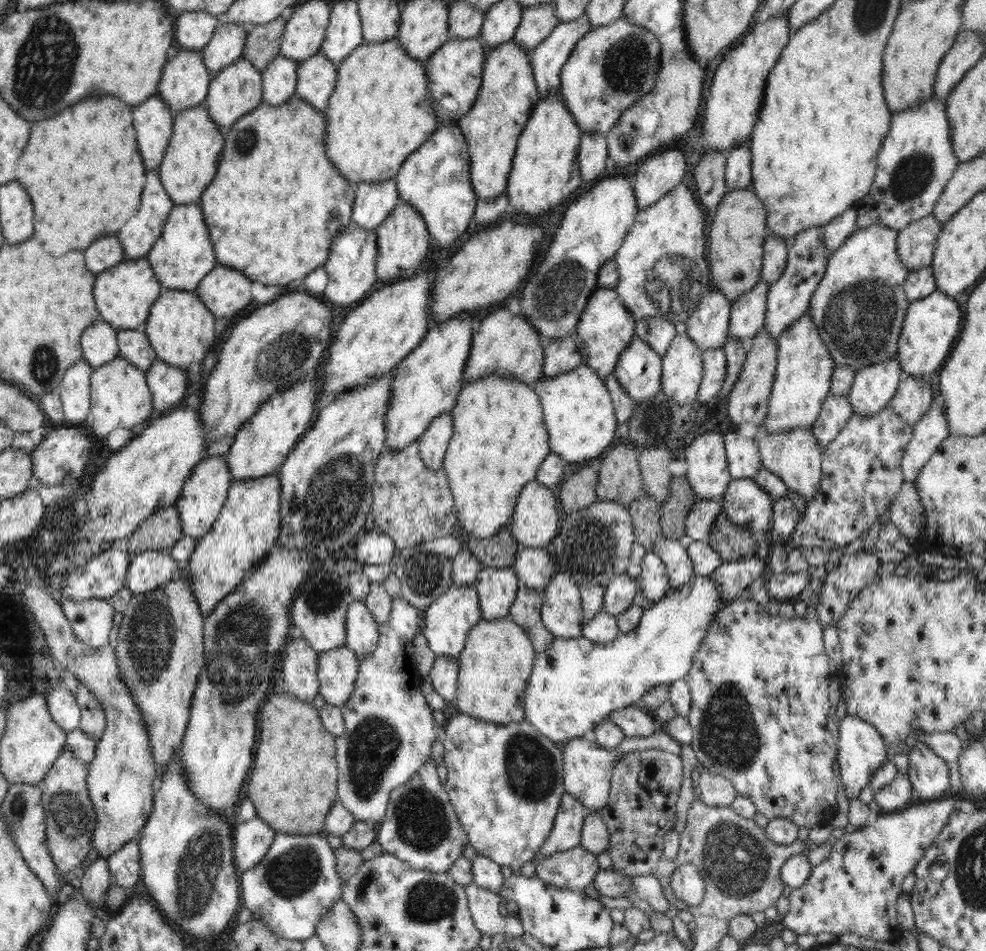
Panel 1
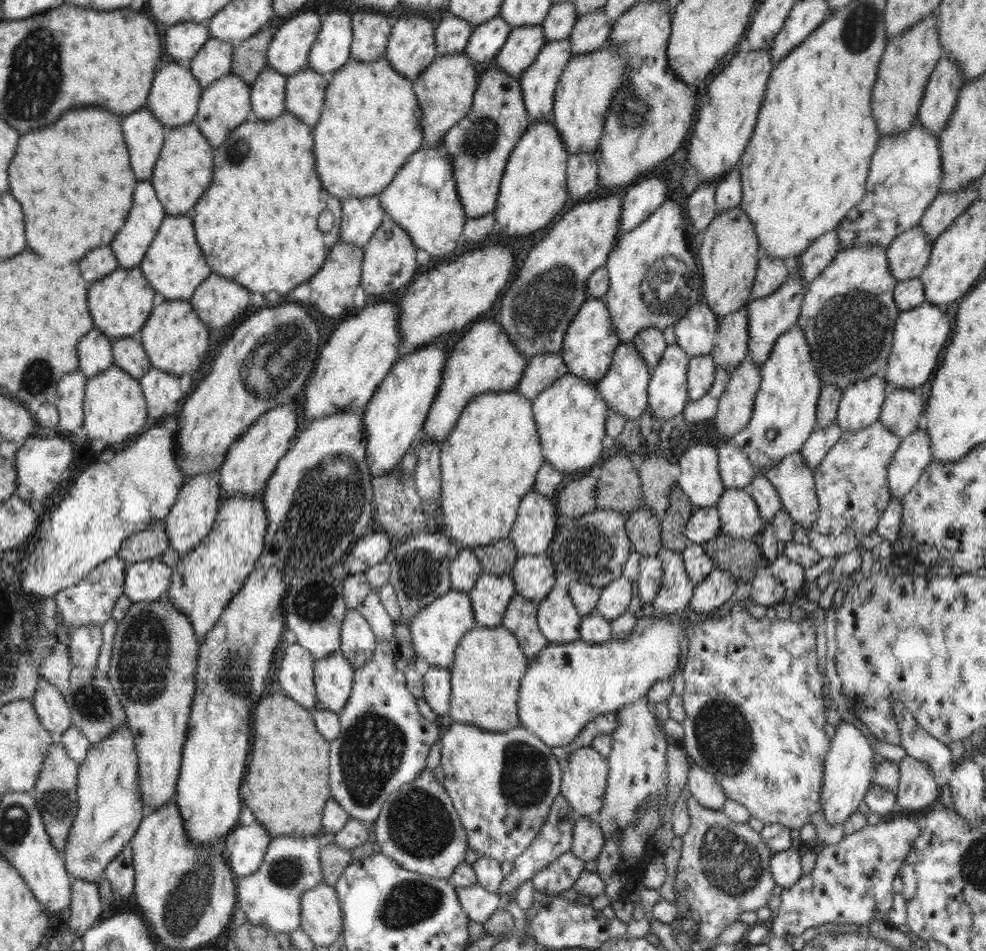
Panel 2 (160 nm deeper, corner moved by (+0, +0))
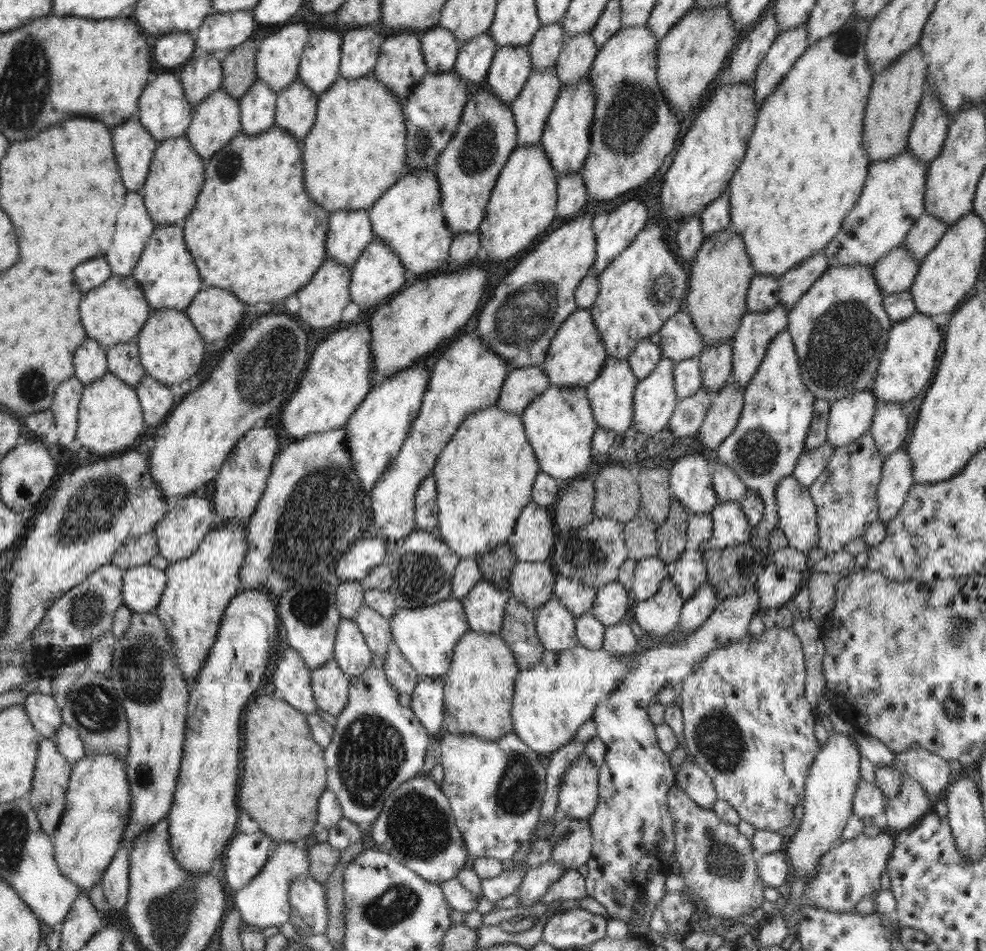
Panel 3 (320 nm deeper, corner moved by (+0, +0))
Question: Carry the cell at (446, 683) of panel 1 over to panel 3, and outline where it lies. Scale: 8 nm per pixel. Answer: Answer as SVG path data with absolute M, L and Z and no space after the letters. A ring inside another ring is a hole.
M442 676L420 678L411 692L410 708L430 735L440 730L444 720Z

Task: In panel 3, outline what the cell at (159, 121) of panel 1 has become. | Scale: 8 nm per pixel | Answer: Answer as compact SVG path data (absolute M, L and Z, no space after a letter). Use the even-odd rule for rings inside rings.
M131 118L122 124L116 125L112 128L111 133L114 154L116 154L116 162L118 162L124 186L127 192L139 192L147 179L147 172L159 141L155 140L137 118Z

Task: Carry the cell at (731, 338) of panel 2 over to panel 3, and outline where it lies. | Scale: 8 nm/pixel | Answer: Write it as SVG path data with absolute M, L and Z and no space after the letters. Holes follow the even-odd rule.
M732 339L705 348L697 358L702 373L702 387L718 392L732 376Z

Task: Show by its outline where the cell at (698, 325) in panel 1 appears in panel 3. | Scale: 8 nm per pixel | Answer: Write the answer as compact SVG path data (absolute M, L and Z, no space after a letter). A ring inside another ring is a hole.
M687 311L670 316L662 324L660 330L662 342L659 348L662 350L662 357L669 358L673 362L698 358L705 350L704 341L696 331L696 325Z

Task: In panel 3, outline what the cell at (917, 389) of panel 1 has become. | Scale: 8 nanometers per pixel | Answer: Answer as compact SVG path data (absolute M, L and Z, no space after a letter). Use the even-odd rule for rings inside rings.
M902 402L876 403L869 433L884 458L899 450L908 436L908 413L903 410L905 406Z

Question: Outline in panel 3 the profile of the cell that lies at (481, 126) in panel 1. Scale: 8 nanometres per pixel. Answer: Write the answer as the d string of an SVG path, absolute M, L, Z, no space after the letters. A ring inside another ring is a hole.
M488 89L471 95L456 132L434 168L440 185L442 212L453 235L477 232L500 170L516 148L517 126L508 104Z

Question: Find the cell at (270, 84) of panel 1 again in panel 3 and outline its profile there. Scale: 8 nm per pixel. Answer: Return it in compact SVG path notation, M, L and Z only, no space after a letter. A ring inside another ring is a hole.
M258 79L238 101L244 134L258 135L275 125L277 93L263 80Z

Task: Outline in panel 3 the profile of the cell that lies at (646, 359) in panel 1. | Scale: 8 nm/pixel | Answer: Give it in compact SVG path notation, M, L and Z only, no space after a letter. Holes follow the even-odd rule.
M607 358L605 366L589 386L586 386L588 398L593 410L594 422L597 426L607 428L618 435L631 428L633 411L633 396L638 384L638 377L632 373L632 369L627 360L619 358Z

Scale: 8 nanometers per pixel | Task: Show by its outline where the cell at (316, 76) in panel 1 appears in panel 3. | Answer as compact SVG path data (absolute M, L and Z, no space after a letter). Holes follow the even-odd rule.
M299 77L277 93L275 124L303 142L310 132L317 112L318 96Z

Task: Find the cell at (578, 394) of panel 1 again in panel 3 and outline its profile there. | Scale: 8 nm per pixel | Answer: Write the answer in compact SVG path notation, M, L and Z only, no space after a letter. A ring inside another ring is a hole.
M549 387L522 411L524 432L536 454L540 471L558 481L582 474L593 460L592 435L598 426L587 394L584 387Z

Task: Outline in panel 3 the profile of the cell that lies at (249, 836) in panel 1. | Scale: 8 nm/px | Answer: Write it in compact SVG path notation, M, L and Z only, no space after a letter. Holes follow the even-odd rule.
M237 832L227 844L222 868L228 892L238 892L245 887L267 862L270 839L264 832L242 834Z

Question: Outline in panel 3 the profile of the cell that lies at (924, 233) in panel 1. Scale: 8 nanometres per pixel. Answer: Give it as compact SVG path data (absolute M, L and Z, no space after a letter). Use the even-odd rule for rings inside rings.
M905 242L891 250L873 265L873 276L884 296L909 290L914 283L920 260L916 260L905 247Z

